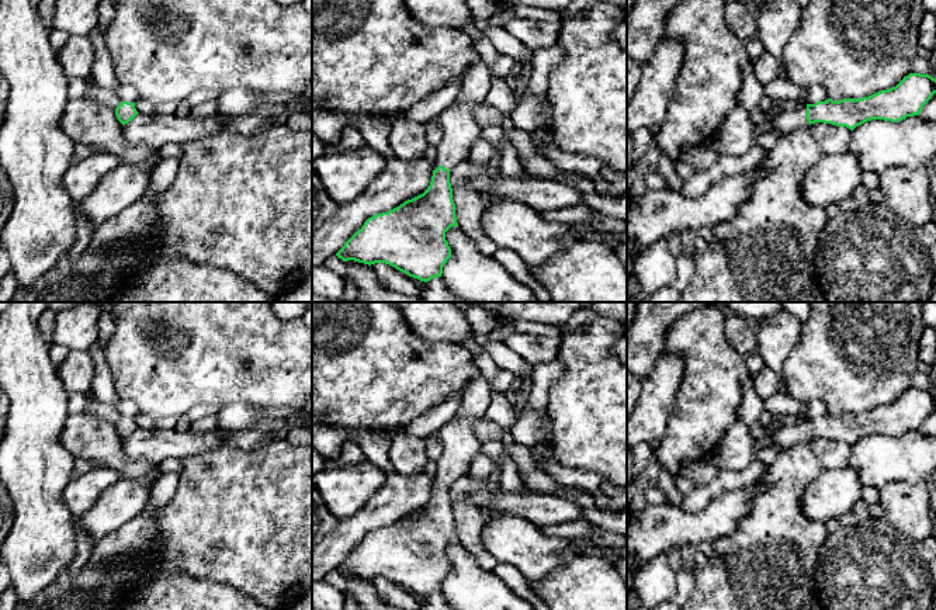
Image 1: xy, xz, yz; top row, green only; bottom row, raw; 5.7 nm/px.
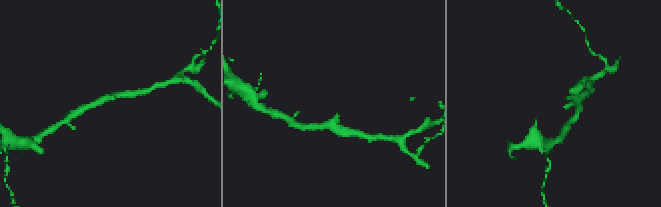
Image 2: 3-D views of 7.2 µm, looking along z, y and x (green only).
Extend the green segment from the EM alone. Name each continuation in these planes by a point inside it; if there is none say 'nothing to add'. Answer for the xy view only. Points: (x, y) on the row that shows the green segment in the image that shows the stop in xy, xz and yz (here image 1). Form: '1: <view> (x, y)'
nothing to add

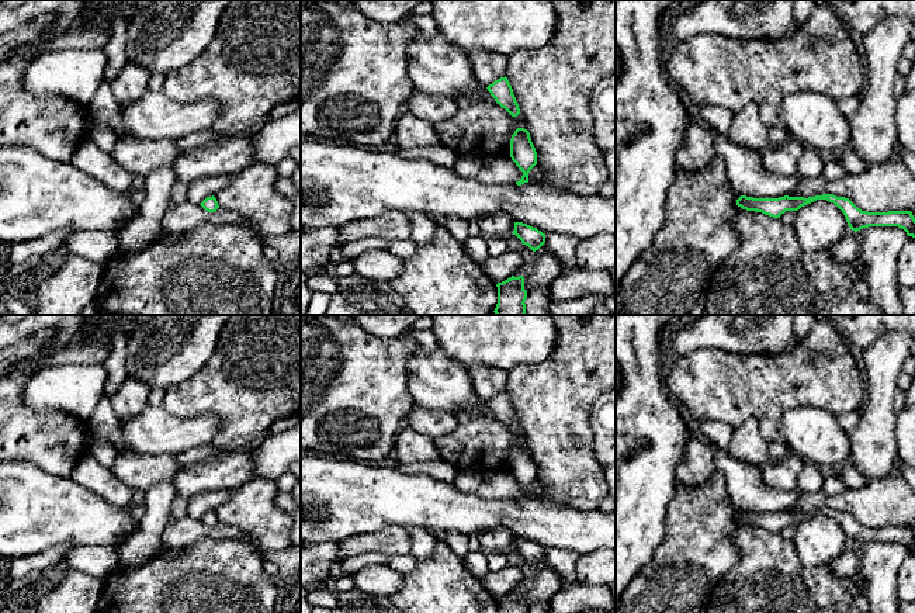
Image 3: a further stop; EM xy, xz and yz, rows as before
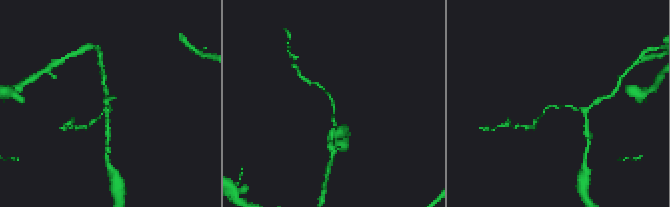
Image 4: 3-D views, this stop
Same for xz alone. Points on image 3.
nothing to add

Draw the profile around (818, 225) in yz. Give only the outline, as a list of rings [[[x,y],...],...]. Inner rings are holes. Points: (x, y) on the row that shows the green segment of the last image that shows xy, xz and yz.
[[[826,200],[801,207],[793,228],[800,247],[810,254],[828,250],[850,231],[843,212]]]

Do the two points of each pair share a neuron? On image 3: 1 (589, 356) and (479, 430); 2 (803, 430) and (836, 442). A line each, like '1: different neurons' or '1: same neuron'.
1: different neurons
2: same neuron

